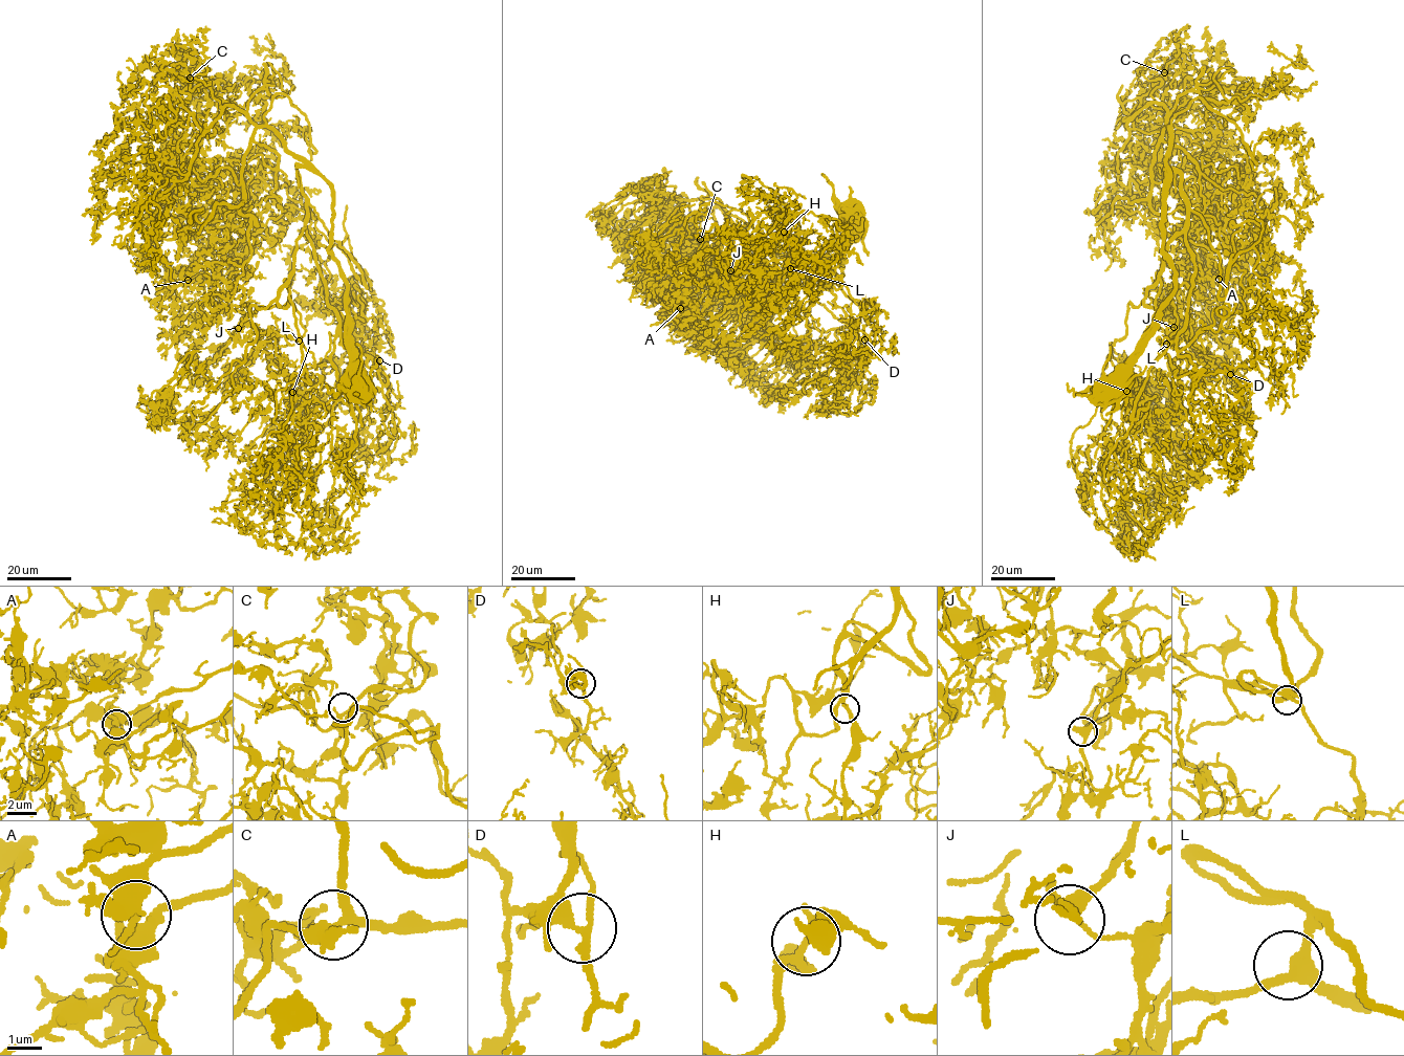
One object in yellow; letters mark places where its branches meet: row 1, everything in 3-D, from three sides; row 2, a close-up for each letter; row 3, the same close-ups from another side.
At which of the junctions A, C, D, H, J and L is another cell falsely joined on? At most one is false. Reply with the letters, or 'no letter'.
no letter

